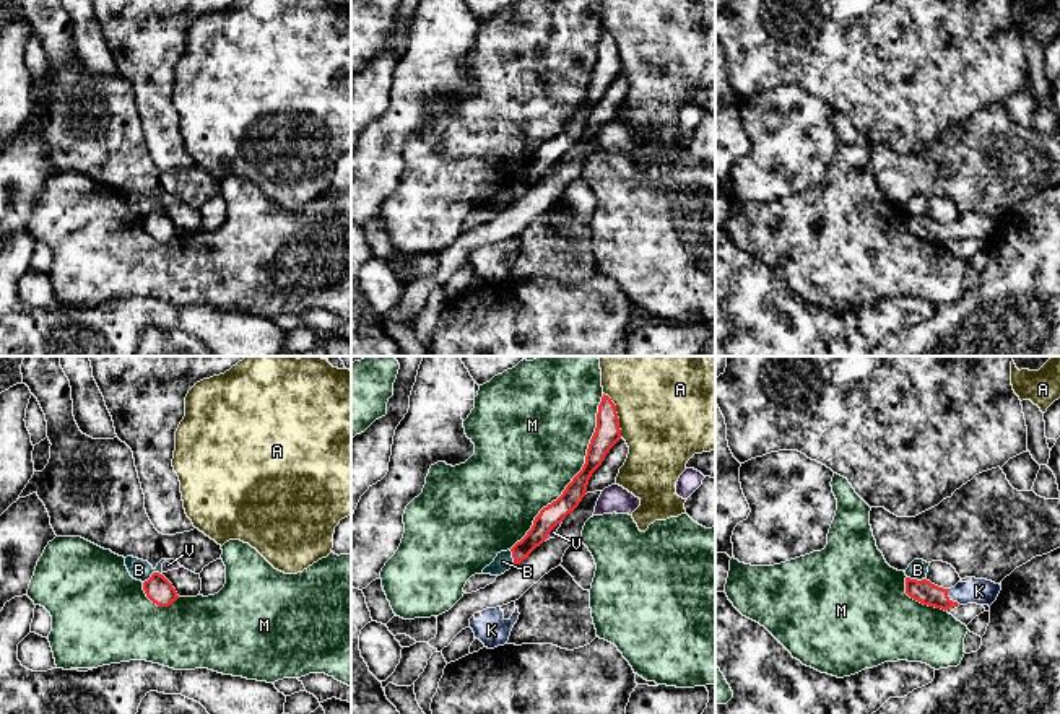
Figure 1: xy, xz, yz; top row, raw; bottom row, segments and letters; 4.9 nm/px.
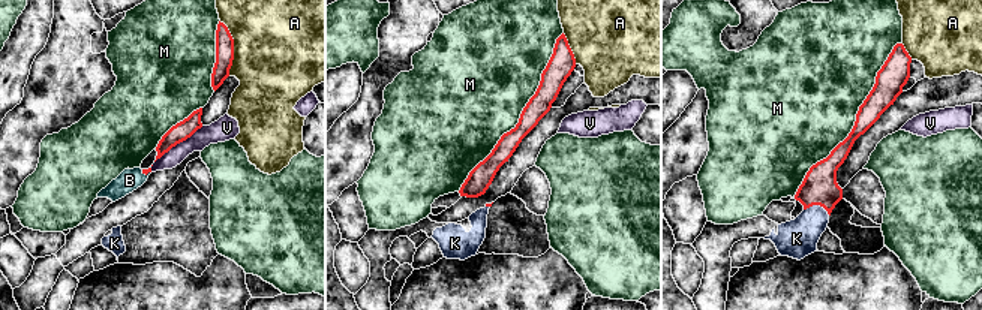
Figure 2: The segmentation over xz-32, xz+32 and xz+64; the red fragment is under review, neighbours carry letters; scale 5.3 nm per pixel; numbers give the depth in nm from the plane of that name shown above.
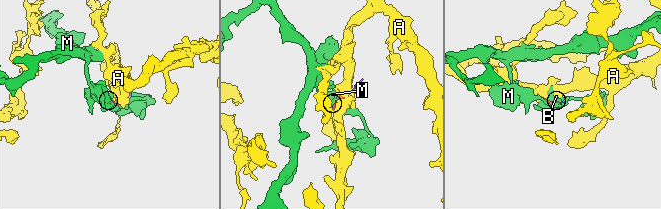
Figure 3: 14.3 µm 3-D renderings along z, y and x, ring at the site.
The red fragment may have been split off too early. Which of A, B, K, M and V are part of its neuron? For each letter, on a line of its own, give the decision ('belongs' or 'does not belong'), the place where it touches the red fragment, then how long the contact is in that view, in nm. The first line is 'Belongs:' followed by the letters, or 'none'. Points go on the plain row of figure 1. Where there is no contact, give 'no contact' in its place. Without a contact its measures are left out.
Belongs: K
A: does not belong; meets red in xz at (616, 51); contact 240 nm long
B: does not belong; meets red in xy at (152, 210); contact 110 nm long
K: belongs; meets red in yz at (951, 236); contact 100 nm long
M: does not belong; meets red in xz at (577, 109); contact 900 nm long
V: does not belong; meets red in xz at (551, 165); contact 140 nm long

